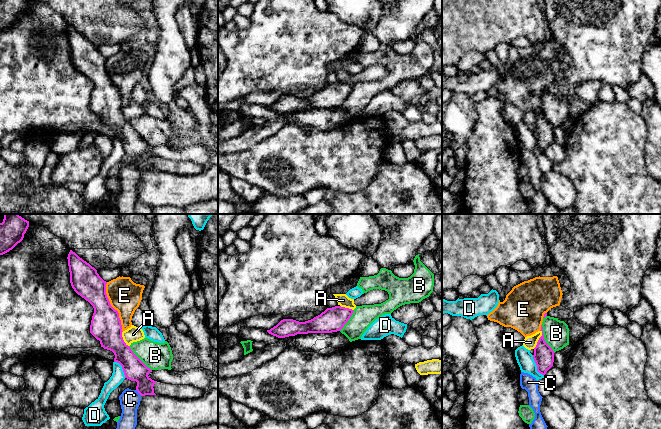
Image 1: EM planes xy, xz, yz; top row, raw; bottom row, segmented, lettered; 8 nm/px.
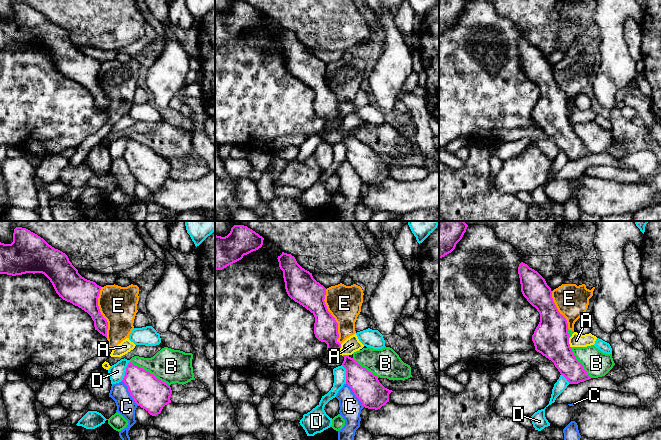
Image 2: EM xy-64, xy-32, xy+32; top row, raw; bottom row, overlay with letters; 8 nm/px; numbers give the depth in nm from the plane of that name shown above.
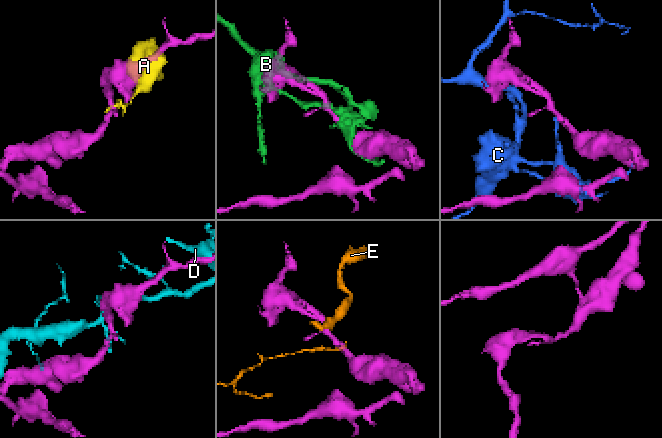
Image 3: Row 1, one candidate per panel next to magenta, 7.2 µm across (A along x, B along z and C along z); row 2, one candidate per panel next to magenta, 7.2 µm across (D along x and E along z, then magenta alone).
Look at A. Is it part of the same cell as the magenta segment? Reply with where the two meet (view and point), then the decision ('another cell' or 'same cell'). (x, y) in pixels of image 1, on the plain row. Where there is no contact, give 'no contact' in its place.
contact yz (539, 115); another cell

